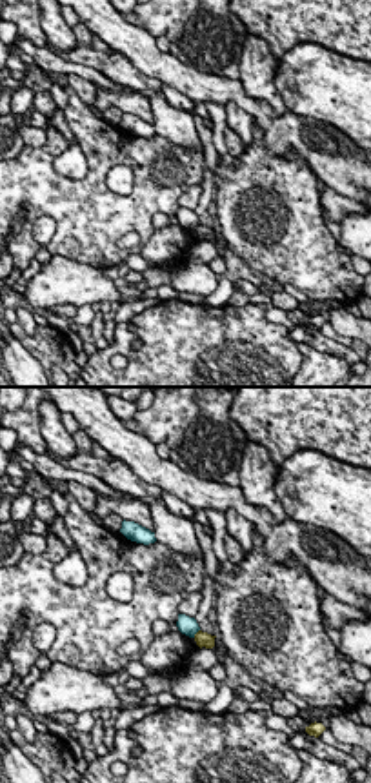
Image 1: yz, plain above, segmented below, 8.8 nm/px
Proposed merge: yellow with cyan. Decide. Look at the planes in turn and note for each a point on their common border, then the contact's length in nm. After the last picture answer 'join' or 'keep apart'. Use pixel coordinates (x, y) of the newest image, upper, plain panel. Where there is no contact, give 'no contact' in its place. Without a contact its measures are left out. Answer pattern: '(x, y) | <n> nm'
(197, 226) | 100 nm

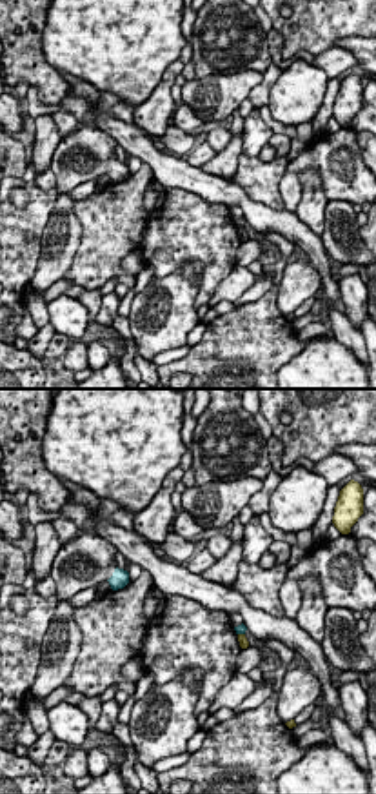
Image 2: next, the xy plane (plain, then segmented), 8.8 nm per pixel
(242, 228) | 70 nm

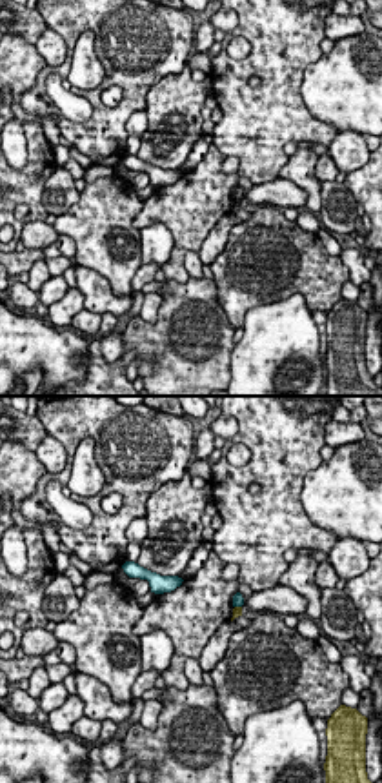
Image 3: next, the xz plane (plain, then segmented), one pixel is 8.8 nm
(239, 200) | 70 nm

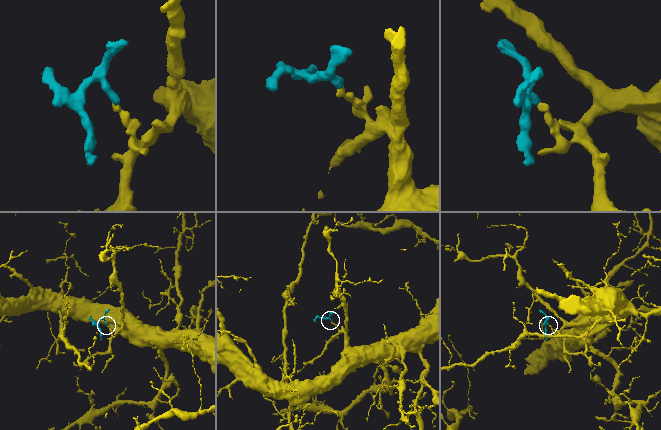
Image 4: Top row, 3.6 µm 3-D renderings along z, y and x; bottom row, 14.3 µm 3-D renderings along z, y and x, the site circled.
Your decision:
keep apart

